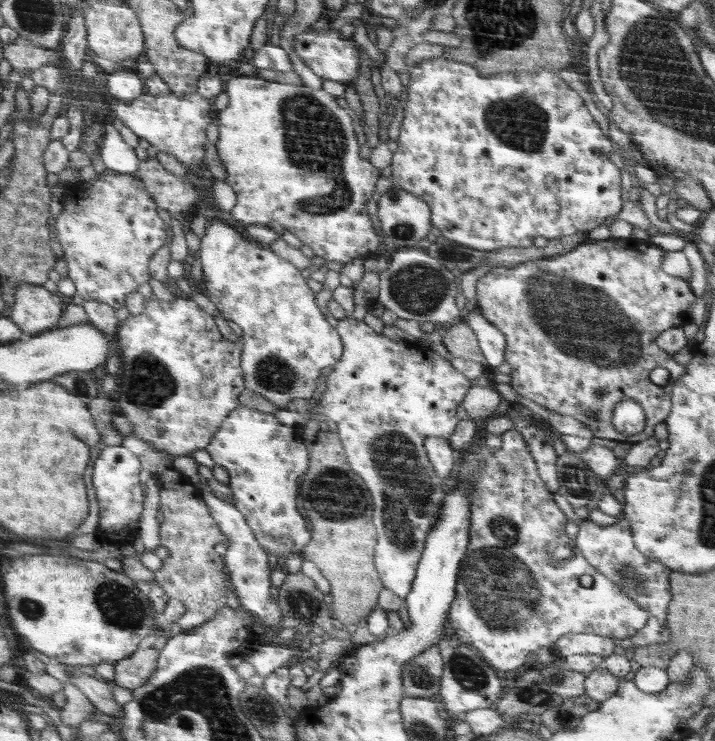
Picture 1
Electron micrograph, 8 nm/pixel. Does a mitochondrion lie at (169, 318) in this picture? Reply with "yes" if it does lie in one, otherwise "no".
no

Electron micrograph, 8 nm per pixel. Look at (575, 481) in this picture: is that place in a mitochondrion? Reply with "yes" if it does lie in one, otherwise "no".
yes

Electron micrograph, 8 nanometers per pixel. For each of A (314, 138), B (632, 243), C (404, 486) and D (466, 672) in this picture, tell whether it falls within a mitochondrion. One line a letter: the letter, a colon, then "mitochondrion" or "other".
A: mitochondrion
B: other
C: mitochondrion
D: mitochondrion

